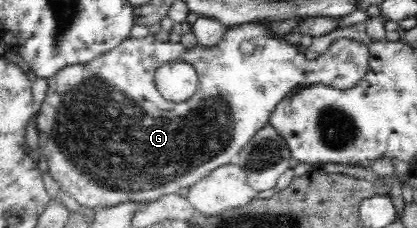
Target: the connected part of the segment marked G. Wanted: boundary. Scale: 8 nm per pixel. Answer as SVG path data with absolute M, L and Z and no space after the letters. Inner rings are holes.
M243 24L236 26L236 28L227 28L224 40L221 40L220 44L217 44L214 48L203 48L203 46L197 45L194 50L187 50L181 43L158 43L153 35L149 35L144 39L129 37L122 44L118 45L117 48L97 56L94 60L90 60L86 64L76 64L61 68L54 76L47 79L46 98L40 104L40 109L34 117L34 122L39 135L38 151L40 151L42 158L46 159L47 172L56 180L59 191L69 194L80 206L93 209L113 207L122 203L140 203L145 205L158 200L161 196L181 193L181 189L190 188L200 179L203 179L204 176L208 176L215 168L234 163L241 148L248 144L248 141L256 132L268 125L268 120L274 108L284 99L284 96L290 95L292 90L311 84L324 84L337 89L352 88L352 86L356 86L364 78L368 70L368 48L364 47L361 43L356 43L355 40L338 38L322 56L314 60L308 60L299 46L290 46L281 38L266 34L266 28L268 26L264 26L264 24ZM180 60L194 67L196 77L198 77L198 88L196 88L195 94L184 103L174 103L164 99L159 94L159 91L153 86L153 80L157 68L164 66L166 63Z

